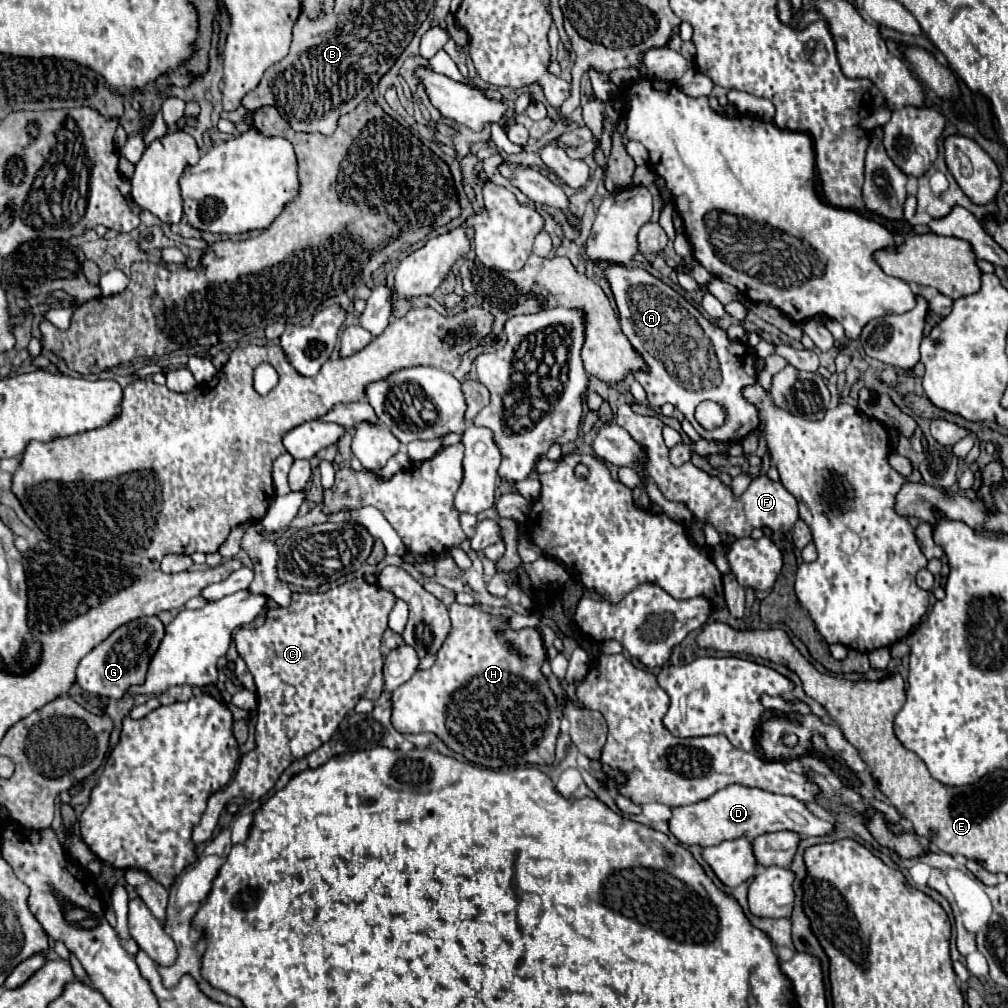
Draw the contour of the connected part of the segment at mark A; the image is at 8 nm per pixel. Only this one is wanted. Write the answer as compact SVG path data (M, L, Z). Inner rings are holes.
M598 262L598 266L604 268L606 278L610 282L610 288L614 292L622 332L628 336L634 350L640 352L648 364L648 372L636 372L634 378L644 386L650 406L654 410L660 410L660 406L664 406L666 402L672 404L676 410L680 410L684 414L684 418L696 428L696 432L704 440L712 440L712 442L720 442L720 444L742 442L744 436L750 434L750 424L752 424L752 430L756 430L760 424L756 406L750 404L742 396L742 388L756 384L756 380L758 380L758 356L756 356L756 352L752 354L750 348L740 340L730 340L728 334L716 322L708 322L684 296L680 296L676 290L672 290L662 280L654 278L644 268L632 266L632 270L630 270L630 268L624 268L618 264L606 264L606 262ZM700 400L716 400L716 402L724 404L728 416L726 416L726 422L722 428L704 430L694 420L694 408L696 408L696 404L700 404Z

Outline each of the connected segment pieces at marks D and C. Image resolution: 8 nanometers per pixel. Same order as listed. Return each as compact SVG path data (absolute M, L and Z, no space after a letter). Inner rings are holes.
M738 784L718 790L706 800L672 808L672 818L668 820L668 824L670 824L670 832L682 844L698 844L702 848L720 844L724 840L736 840L742 836L752 840L760 834L778 832L778 830L792 830L800 836L824 836L830 834L834 828L830 822L812 816L808 808L794 796L770 794L758 788L744 788Z
M364 578L346 580L344 584L330 588L326 592L292 592L290 606L270 608L266 612L266 622L262 628L240 630L234 636L238 654L244 658L248 670L254 676L258 692L258 718L256 718L256 748L242 756L240 766L228 784L228 788L210 796L208 810L204 812L198 828L194 828L194 842L202 844L210 840L212 830L218 822L220 810L234 796L246 800L260 800L268 790L274 788L278 776L290 766L292 760L310 754L320 748L336 732L342 716L346 716L358 700L364 696L368 682L374 672L382 670L380 638L388 628L388 614L396 604L396 596L390 590L370 584Z

